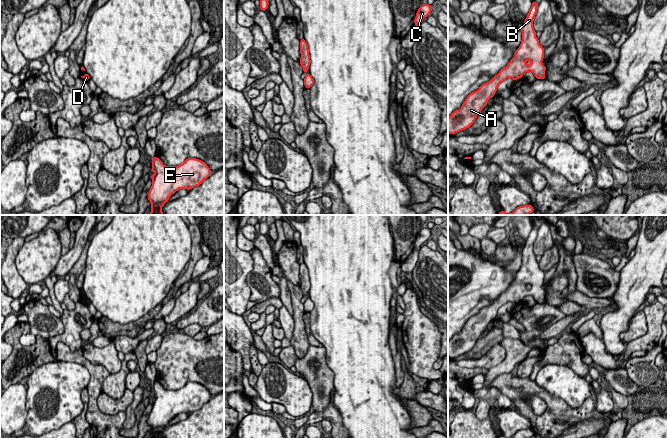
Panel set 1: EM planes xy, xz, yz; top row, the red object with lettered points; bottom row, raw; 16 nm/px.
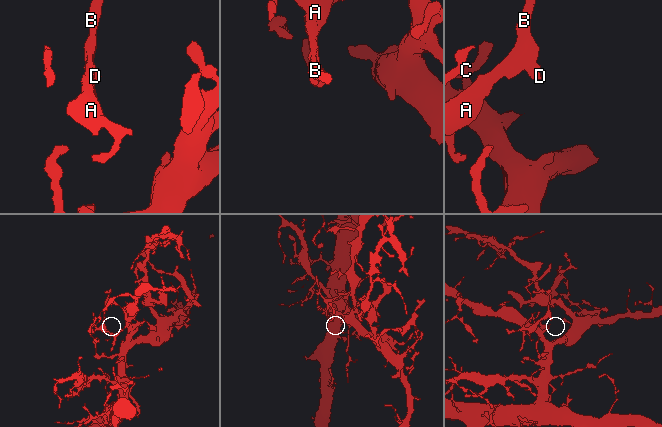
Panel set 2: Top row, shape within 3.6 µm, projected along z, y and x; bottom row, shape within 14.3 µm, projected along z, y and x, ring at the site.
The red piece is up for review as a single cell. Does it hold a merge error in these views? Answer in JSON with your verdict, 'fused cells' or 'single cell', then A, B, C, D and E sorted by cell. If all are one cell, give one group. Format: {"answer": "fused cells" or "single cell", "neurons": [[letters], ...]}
{"answer": "single cell", "neurons": [["A", "B", "C", "D", "E"]]}

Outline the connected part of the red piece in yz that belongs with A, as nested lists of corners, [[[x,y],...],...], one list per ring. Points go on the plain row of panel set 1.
[[[532,226],[532,230],[521,252],[521,268],[507,290],[501,293],[492,304],[483,307],[478,314],[470,317],[461,332],[448,341],[449,358],[453,359],[469,352],[487,329],[488,324],[495,320],[499,308],[507,302],[512,302],[515,305],[529,295],[537,303],[546,302],[546,290],[542,288],[545,272],[540,269],[533,251],[538,229],[537,226]]]

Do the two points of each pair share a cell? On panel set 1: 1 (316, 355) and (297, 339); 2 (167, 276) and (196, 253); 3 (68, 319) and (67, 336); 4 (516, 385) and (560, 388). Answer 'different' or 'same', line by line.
1: different
2: different
3: same
4: different

